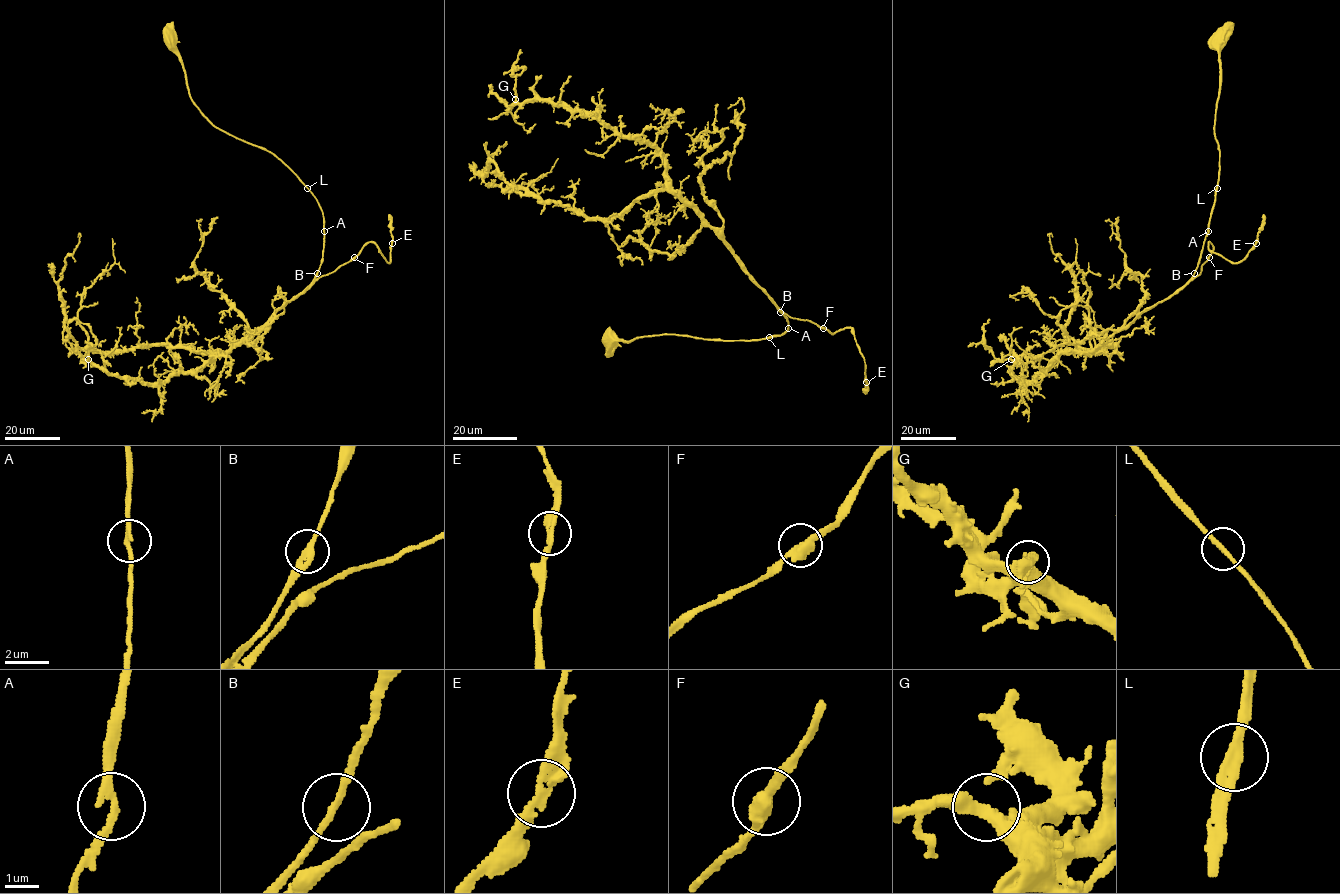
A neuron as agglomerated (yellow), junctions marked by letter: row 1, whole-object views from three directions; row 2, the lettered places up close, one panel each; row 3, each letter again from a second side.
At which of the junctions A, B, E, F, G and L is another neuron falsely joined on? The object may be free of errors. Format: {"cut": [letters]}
{"cut": []}

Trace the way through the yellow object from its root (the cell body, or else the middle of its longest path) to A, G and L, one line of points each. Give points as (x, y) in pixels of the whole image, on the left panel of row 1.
A: (168, 37), (193, 103), (216, 126), (274, 154), (316, 199), (324, 231)
G: (168, 37), (200, 111), (274, 154), (313, 195), (321, 263), (301, 294), (193, 371), (142, 383), (88, 359)
L: (168, 37), (172, 39), (172, 49), (182, 65), (190, 98), (200, 111), (219, 129), (274, 154), (307, 188)

